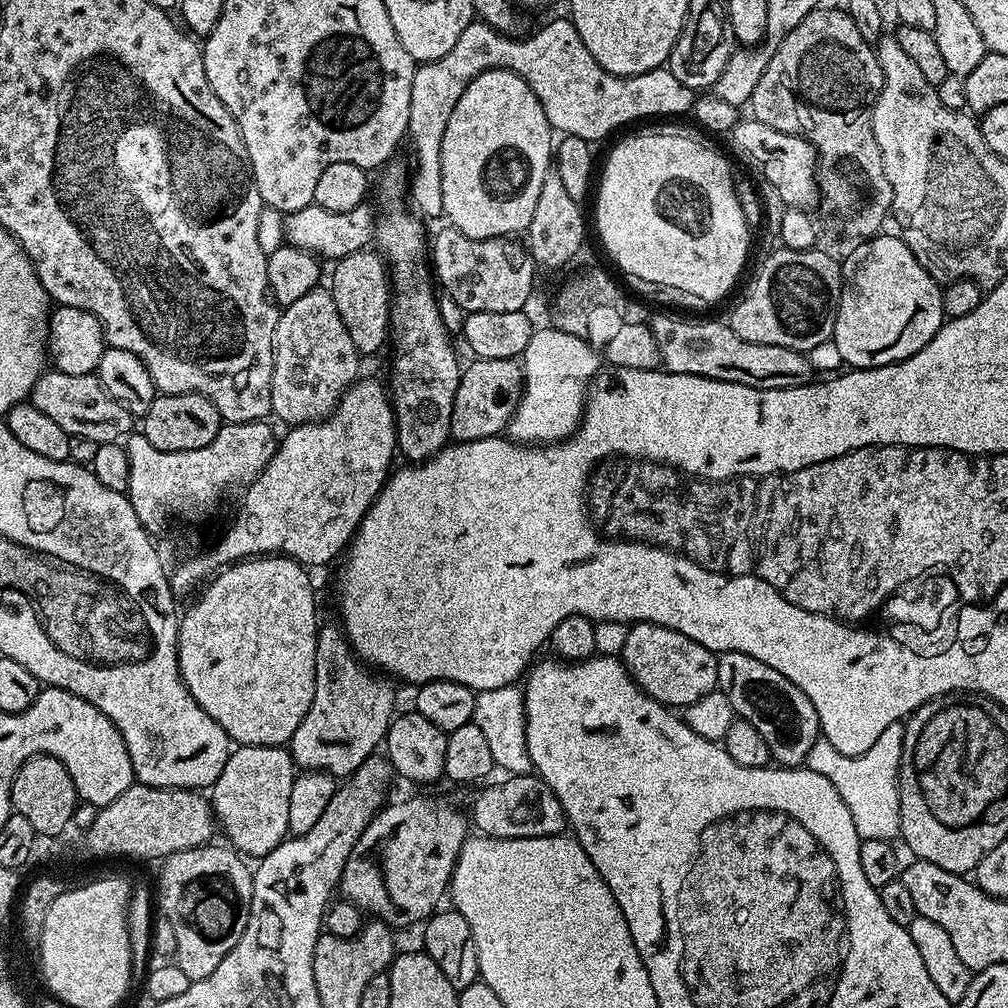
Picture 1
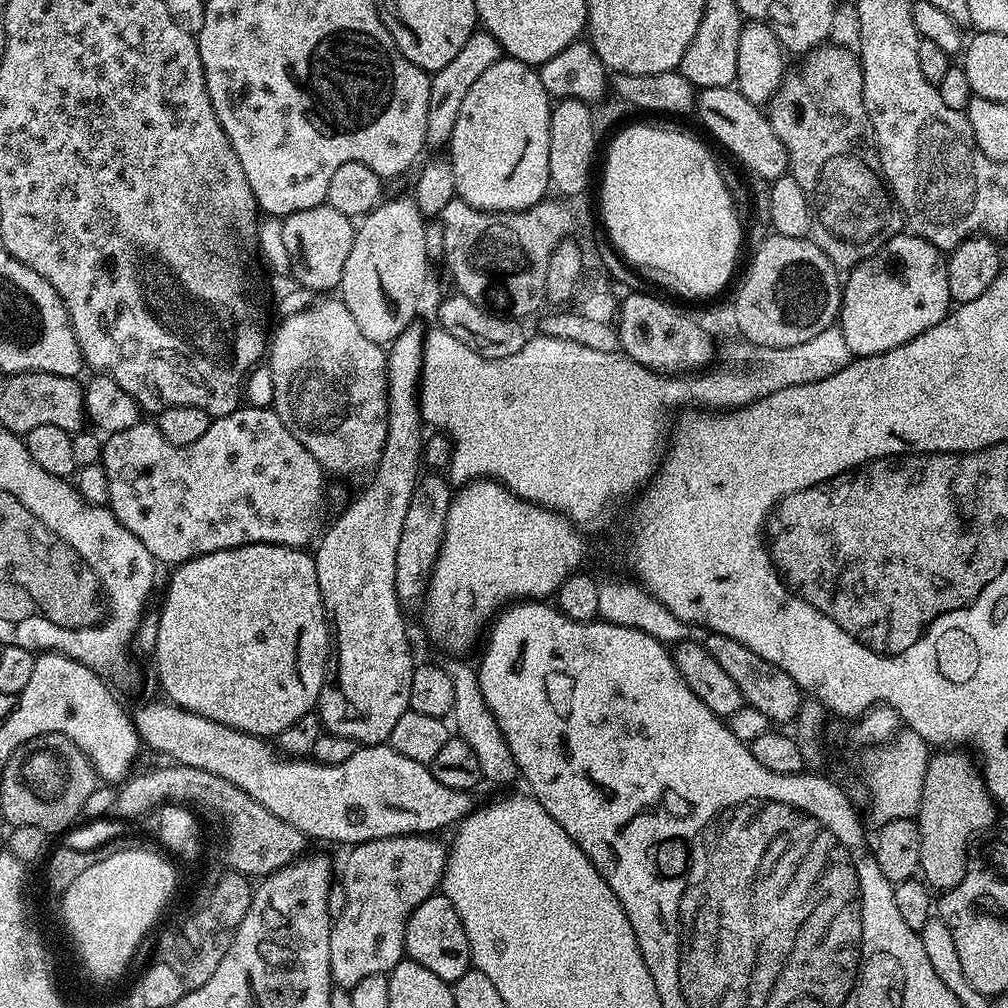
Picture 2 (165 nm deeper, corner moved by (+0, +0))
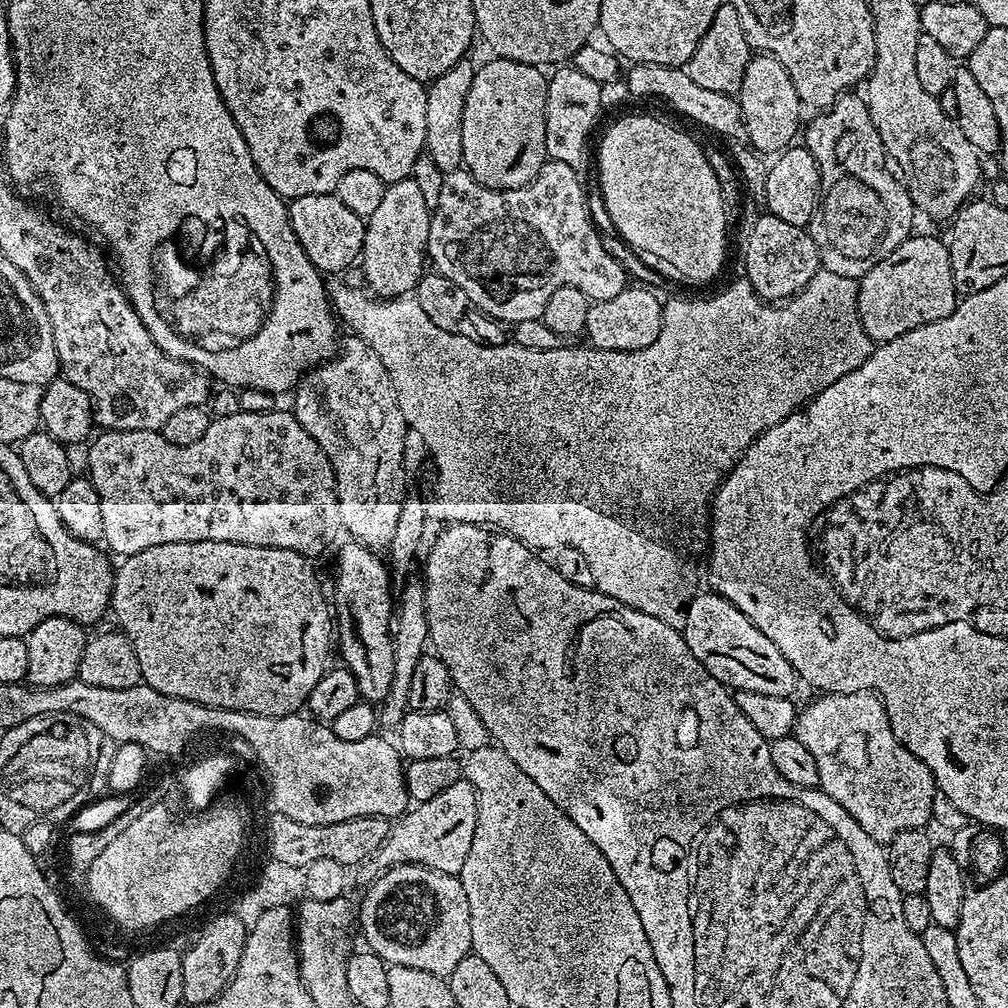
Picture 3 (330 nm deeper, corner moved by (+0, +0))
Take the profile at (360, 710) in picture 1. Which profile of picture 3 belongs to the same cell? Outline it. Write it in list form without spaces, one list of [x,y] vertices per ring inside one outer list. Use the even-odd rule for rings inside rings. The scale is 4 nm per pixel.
[[[348,542],[336,560],[334,624],[338,629],[338,652],[340,648],[340,656],[344,659],[341,660],[343,667],[354,674],[361,697],[368,702],[383,702],[392,689],[396,662],[394,654],[394,591],[392,581],[389,580],[389,565],[377,553],[355,542]]]

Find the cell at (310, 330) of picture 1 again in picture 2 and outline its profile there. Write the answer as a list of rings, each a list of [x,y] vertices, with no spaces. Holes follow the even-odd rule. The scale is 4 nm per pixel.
[[[320,298],[309,308],[292,312],[270,336],[270,351],[266,356],[272,371],[271,407],[282,418],[286,430],[314,454],[325,473],[344,480],[360,480],[376,471],[386,446],[388,429],[388,358],[385,349],[370,342],[354,323],[350,310],[339,298]]]

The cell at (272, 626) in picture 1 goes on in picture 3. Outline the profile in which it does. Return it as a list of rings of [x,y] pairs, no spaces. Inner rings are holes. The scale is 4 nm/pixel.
[[[166,542],[166,546],[150,546],[150,550],[142,550],[133,556],[123,557],[119,561],[114,572],[112,581],[112,603],[110,605],[111,615],[116,615],[120,619],[119,627],[125,636],[134,646],[134,652],[138,654],[138,666],[140,667],[140,678],[143,683],[150,685],[154,690],[158,690],[167,696],[182,698],[190,702],[204,704],[208,708],[229,708],[239,712],[249,712],[250,714],[262,714],[263,716],[291,716],[299,713],[307,705],[308,696],[318,686],[320,679],[324,677],[326,669],[329,667],[328,651],[334,648],[334,612],[330,607],[330,600],[324,597],[324,592],[320,589],[320,580],[316,577],[316,572],[312,569],[313,561],[307,556],[298,554],[294,550],[282,550],[281,548],[267,548],[266,546],[246,546],[245,544],[235,544],[234,542]]]

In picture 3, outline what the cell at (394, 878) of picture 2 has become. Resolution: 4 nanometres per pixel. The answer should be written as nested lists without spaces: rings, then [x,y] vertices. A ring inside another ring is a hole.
[[[461,779],[450,786],[438,798],[416,804],[391,825],[388,838],[376,853],[375,863],[387,870],[395,864],[418,864],[434,872],[459,876],[466,854],[470,854],[470,842],[474,842],[474,826],[478,826],[478,798],[474,786]]]

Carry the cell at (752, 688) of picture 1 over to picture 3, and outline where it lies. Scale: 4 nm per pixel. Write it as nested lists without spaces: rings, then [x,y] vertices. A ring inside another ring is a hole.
[[[711,590],[697,591],[688,607],[684,609],[684,641],[690,646],[690,654],[706,666],[706,670],[729,690],[741,692],[754,690],[754,694],[771,696],[793,695],[798,677],[794,666],[786,662],[782,650],[742,614],[729,600]]]

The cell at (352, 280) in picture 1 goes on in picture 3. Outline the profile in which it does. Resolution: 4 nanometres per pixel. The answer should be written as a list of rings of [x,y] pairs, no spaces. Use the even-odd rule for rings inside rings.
[[[409,178],[388,185],[386,194],[382,194],[381,204],[376,207],[374,214],[366,217],[364,225],[363,283],[369,293],[380,298],[391,298],[407,296],[415,289],[416,283],[426,272],[431,221],[431,211],[414,180]]]

